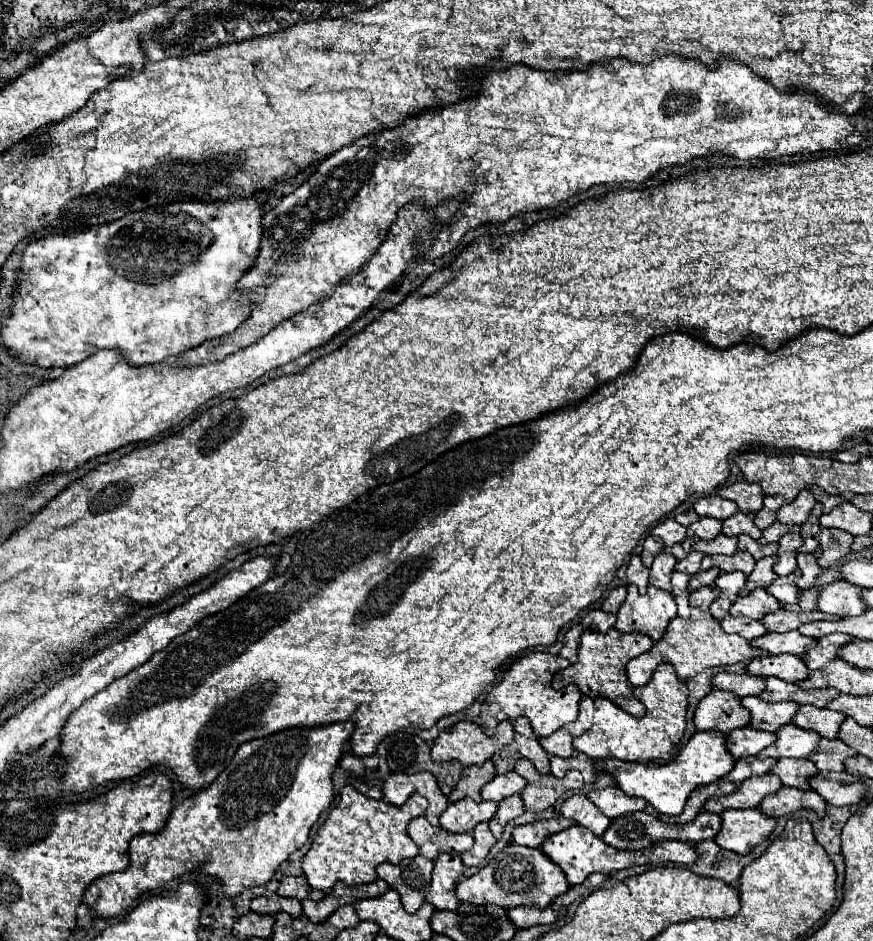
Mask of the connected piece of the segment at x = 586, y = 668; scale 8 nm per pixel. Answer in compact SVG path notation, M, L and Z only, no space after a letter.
M587 628L581 635L577 663L569 665L567 669L563 669L561 673L555 675L553 689L563 689L569 683L573 683L581 689L583 695L589 695L593 699L595 697L605 697L605 699L613 701L615 705L619 705L629 715L643 717L645 705L633 695L633 685L627 679L625 665L633 657L637 657L641 653L647 653L651 647L653 647L653 641L647 635L641 635L641 633L621 633L617 629L609 629L609 633L599 633L595 629Z

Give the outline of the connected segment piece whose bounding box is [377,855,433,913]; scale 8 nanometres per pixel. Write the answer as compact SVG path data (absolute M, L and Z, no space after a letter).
M423 855L405 859L399 865L381 863L377 867L377 875L401 895L407 913L417 913L417 909L423 905L425 895L429 893L431 871L433 871L433 861Z

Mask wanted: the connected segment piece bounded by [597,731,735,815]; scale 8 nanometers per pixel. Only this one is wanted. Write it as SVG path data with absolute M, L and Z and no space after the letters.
M717 731L695 733L687 745L683 745L673 763L655 765L655 763L623 763L621 759L603 759L599 761L601 771L609 773L621 791L631 797L641 797L651 803L663 815L679 815L685 807L689 793L701 785L709 785L721 777L725 777L735 765L735 759L725 747L725 735Z

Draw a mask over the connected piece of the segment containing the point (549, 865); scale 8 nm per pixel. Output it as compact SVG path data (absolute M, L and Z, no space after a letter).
M509 843L477 875L459 881L455 885L455 895L465 903L501 905L505 909L511 909L519 905L537 905L537 907L551 905L567 889L569 889L569 883L563 871L539 849Z

